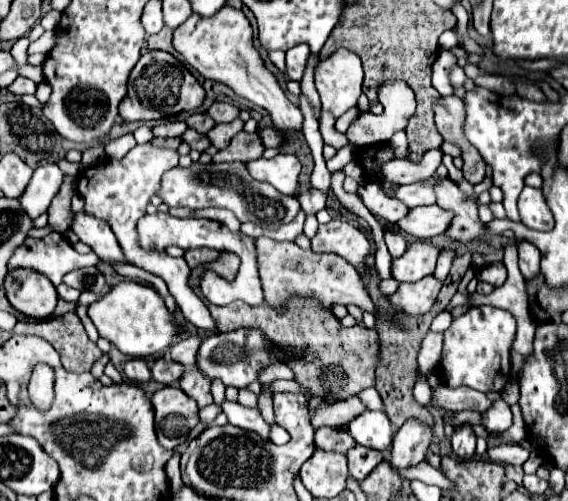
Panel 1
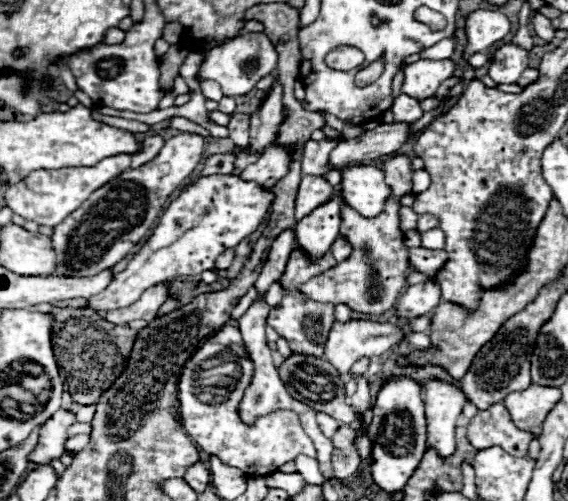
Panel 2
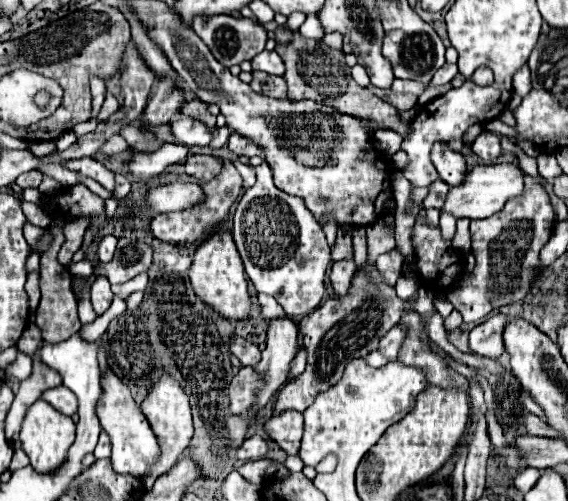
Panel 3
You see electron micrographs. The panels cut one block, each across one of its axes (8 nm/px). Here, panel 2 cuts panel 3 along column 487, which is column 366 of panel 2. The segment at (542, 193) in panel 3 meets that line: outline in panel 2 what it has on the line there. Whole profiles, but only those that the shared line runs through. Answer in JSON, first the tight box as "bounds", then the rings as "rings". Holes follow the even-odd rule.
{"bounds":[300,198,410,316],"rings":[[[390,198],[388,206],[384,208],[384,214],[378,214],[376,218],[364,218],[356,214],[356,210],[352,210],[348,204],[342,204],[340,234],[352,242],[354,252],[348,260],[328,270],[328,274],[308,280],[300,290],[312,300],[346,304],[350,310],[360,314],[378,316],[390,310],[398,294],[402,292],[406,282],[406,272],[410,270],[408,248],[404,246],[404,234],[400,234],[398,228],[400,222],[398,208],[400,204],[394,198]]]}

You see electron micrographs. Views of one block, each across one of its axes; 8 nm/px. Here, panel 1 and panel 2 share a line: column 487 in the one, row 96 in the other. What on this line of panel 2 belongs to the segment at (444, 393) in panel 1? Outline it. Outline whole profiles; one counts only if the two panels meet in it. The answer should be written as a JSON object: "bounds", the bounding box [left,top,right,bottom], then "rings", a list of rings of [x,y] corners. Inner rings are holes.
{"bounds":[392,94,422,122],"rings":[[[400,94],[398,98],[394,98],[392,114],[394,114],[394,120],[396,122],[402,122],[402,120],[416,122],[422,116],[422,108],[420,108],[418,100],[410,98],[408,94]]]}

